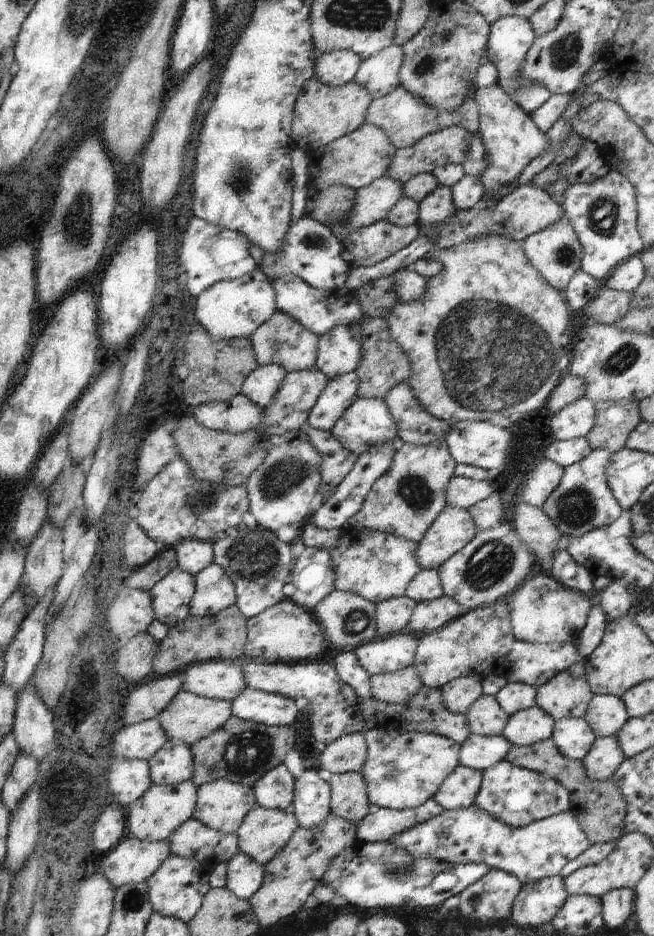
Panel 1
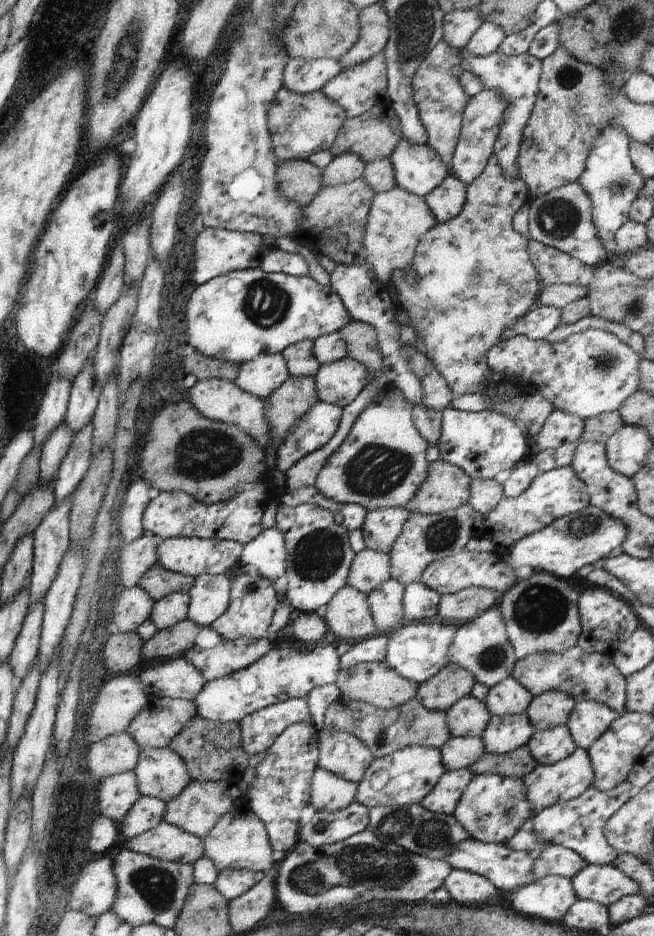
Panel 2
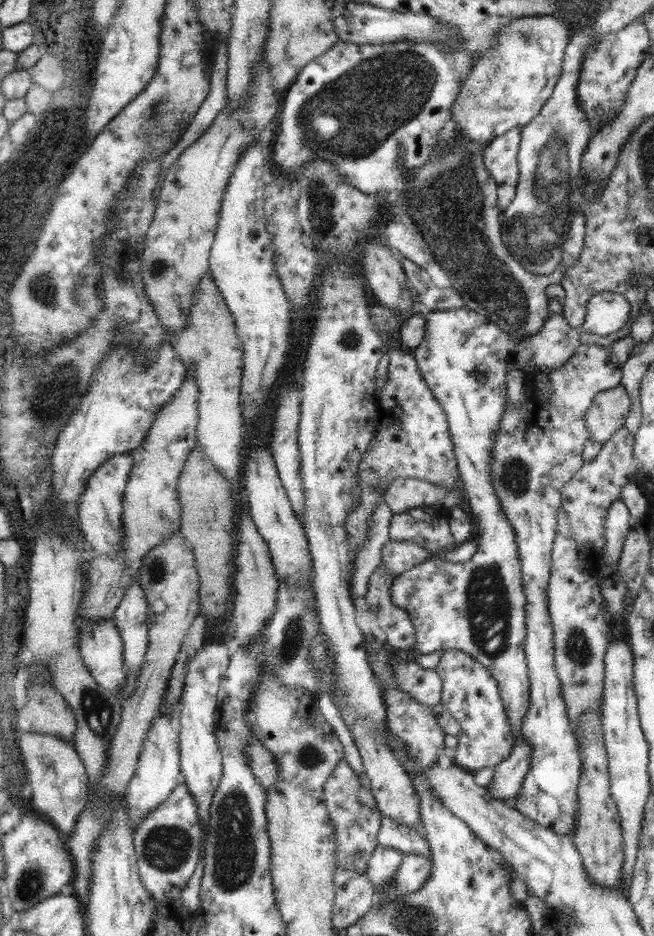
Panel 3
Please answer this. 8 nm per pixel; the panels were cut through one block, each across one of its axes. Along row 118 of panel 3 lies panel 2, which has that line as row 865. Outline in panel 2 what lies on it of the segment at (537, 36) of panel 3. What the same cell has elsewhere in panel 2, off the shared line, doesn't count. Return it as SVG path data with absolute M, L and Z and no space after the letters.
M468 839L458 844L456 848L445 858L452 869L470 871L487 878L500 890L514 890L520 882L532 882L531 873L534 858L528 851L513 851L502 843L483 843L476 839Z

